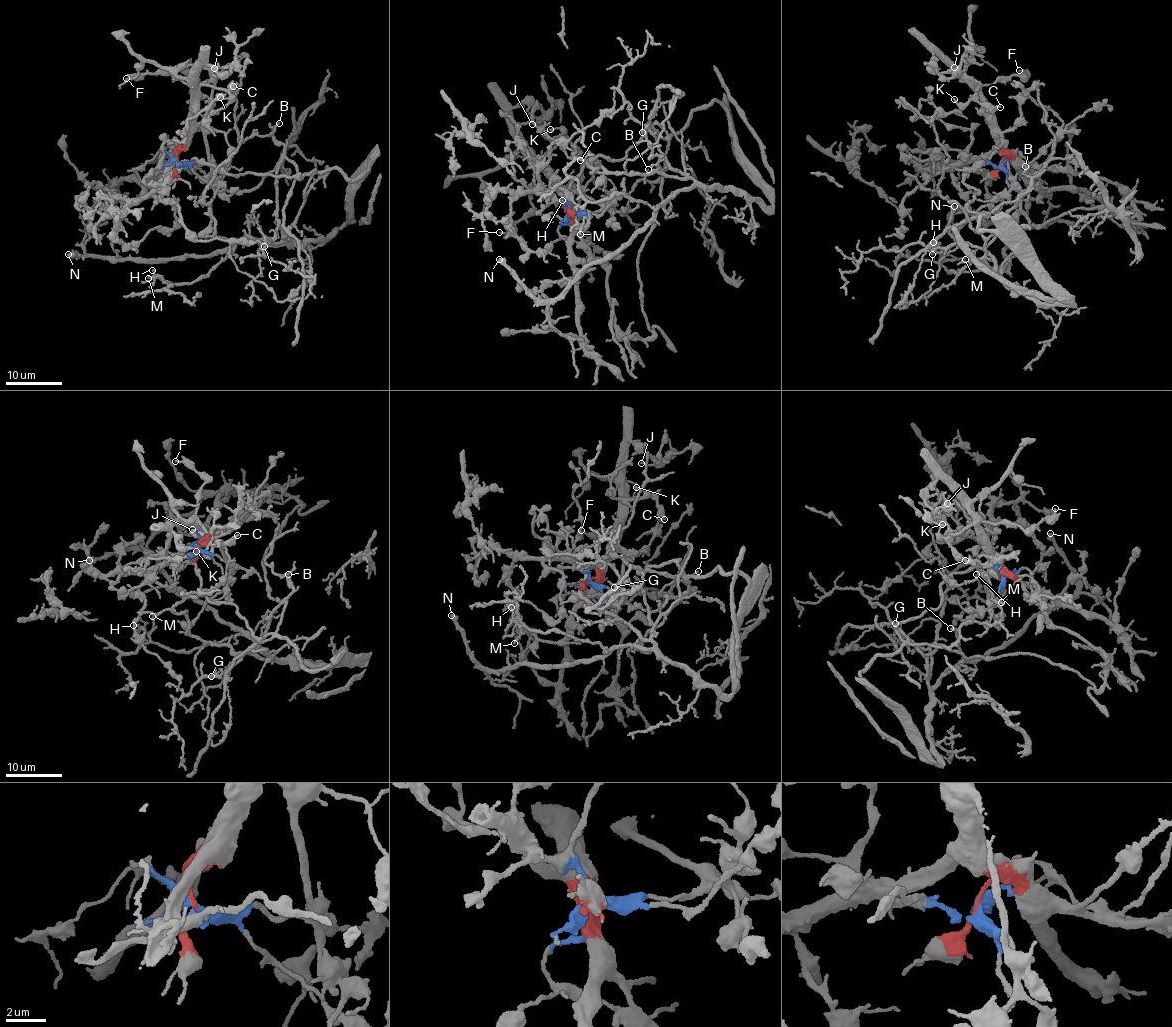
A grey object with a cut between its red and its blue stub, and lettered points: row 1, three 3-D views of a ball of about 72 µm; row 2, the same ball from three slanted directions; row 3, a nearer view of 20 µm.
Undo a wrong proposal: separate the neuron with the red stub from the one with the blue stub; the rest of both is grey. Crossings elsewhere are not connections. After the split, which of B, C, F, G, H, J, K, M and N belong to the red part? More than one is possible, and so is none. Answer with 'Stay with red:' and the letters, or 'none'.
Stay with red: C, F, J, K

